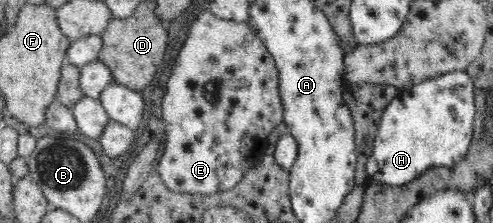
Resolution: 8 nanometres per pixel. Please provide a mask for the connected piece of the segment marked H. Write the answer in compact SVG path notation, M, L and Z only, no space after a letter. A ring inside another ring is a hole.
M454 71L400 90L383 111L372 155L365 163L369 180L404 186L436 168L452 168L466 155L474 131L475 85L467 71Z

